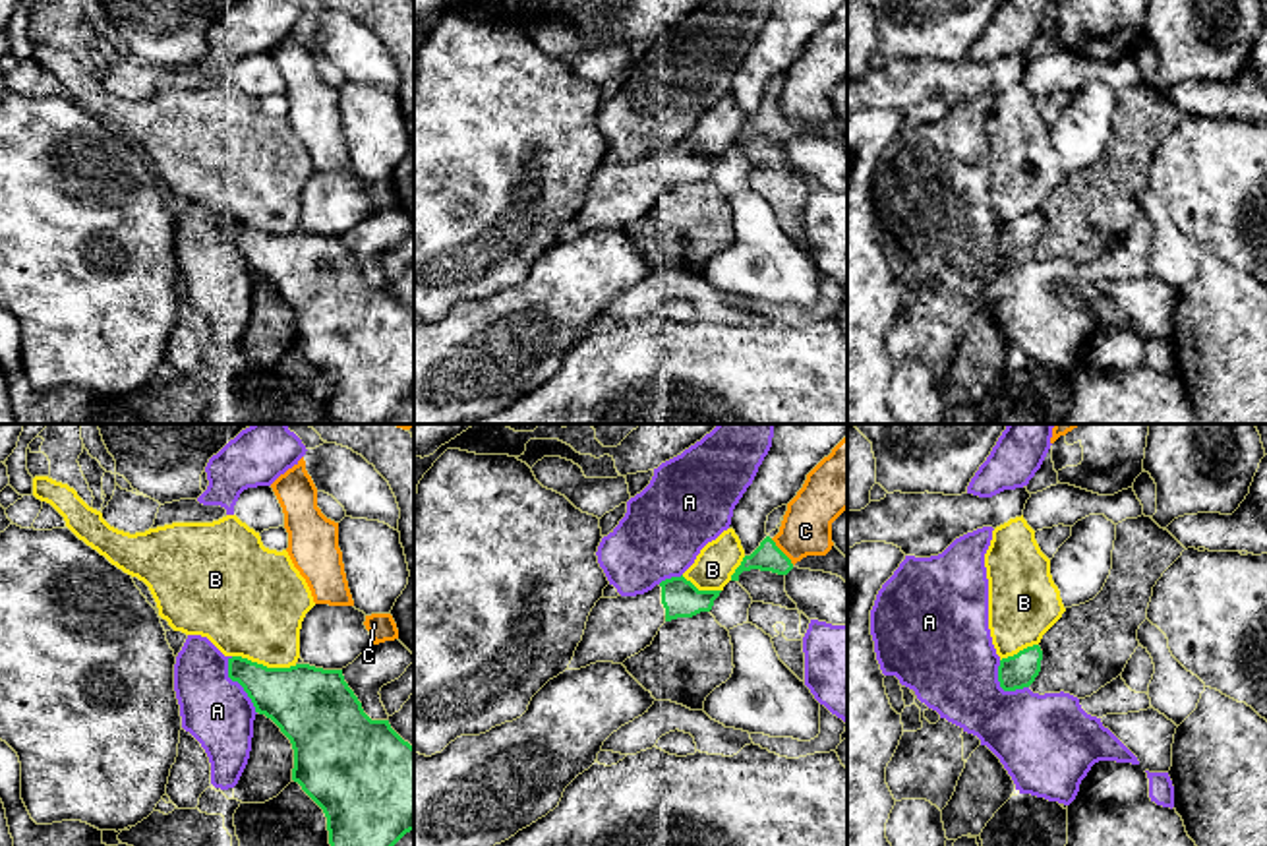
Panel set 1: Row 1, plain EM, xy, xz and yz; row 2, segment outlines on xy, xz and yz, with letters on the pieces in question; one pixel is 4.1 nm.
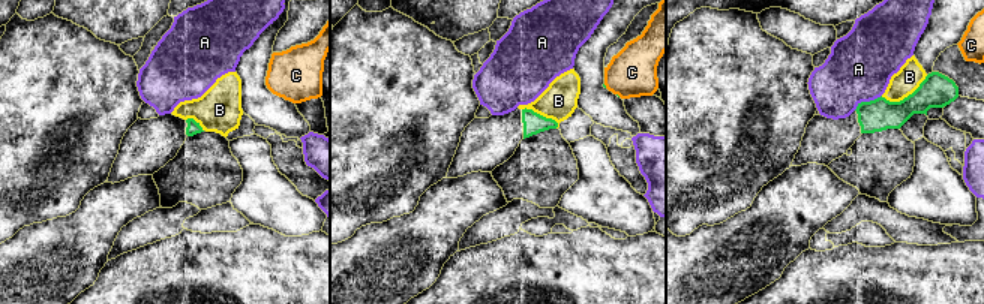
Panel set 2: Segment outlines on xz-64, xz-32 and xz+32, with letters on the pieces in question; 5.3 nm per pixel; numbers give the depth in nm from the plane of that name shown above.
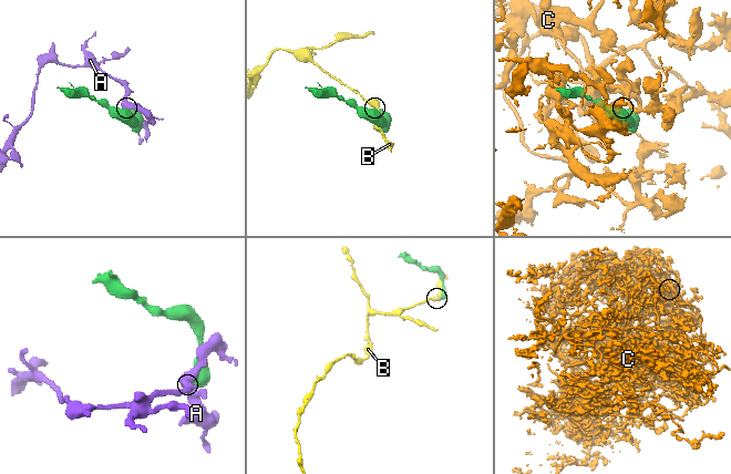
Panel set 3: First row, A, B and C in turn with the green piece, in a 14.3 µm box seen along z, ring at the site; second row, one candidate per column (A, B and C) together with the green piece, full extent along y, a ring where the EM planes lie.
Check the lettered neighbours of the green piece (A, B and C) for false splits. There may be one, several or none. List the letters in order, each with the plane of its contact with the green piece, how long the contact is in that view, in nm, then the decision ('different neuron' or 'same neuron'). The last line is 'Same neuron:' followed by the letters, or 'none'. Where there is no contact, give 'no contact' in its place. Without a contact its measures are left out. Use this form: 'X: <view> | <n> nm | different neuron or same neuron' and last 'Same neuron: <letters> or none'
A: xy | 260 nm | different neuron
B: xy | 280 nm | different neuron
C: xz | 150 nm | different neuron
Same neuron: none

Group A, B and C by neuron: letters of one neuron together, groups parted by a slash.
A / B / C

